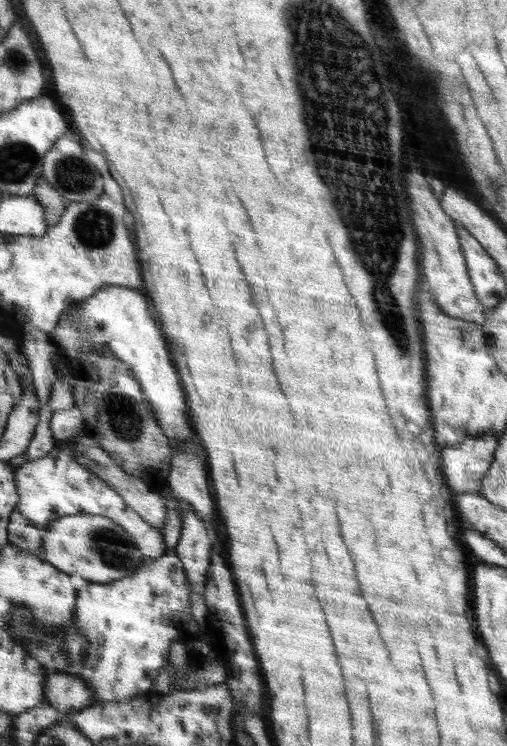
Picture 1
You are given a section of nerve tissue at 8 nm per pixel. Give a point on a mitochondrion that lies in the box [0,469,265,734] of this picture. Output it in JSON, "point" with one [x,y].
{"point":[113,549]}

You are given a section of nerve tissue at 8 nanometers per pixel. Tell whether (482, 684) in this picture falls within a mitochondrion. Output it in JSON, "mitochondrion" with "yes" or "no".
{"mitochondrion":"no"}

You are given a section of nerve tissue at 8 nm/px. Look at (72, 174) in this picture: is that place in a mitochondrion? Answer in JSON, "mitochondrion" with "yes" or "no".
{"mitochondrion":"yes"}

